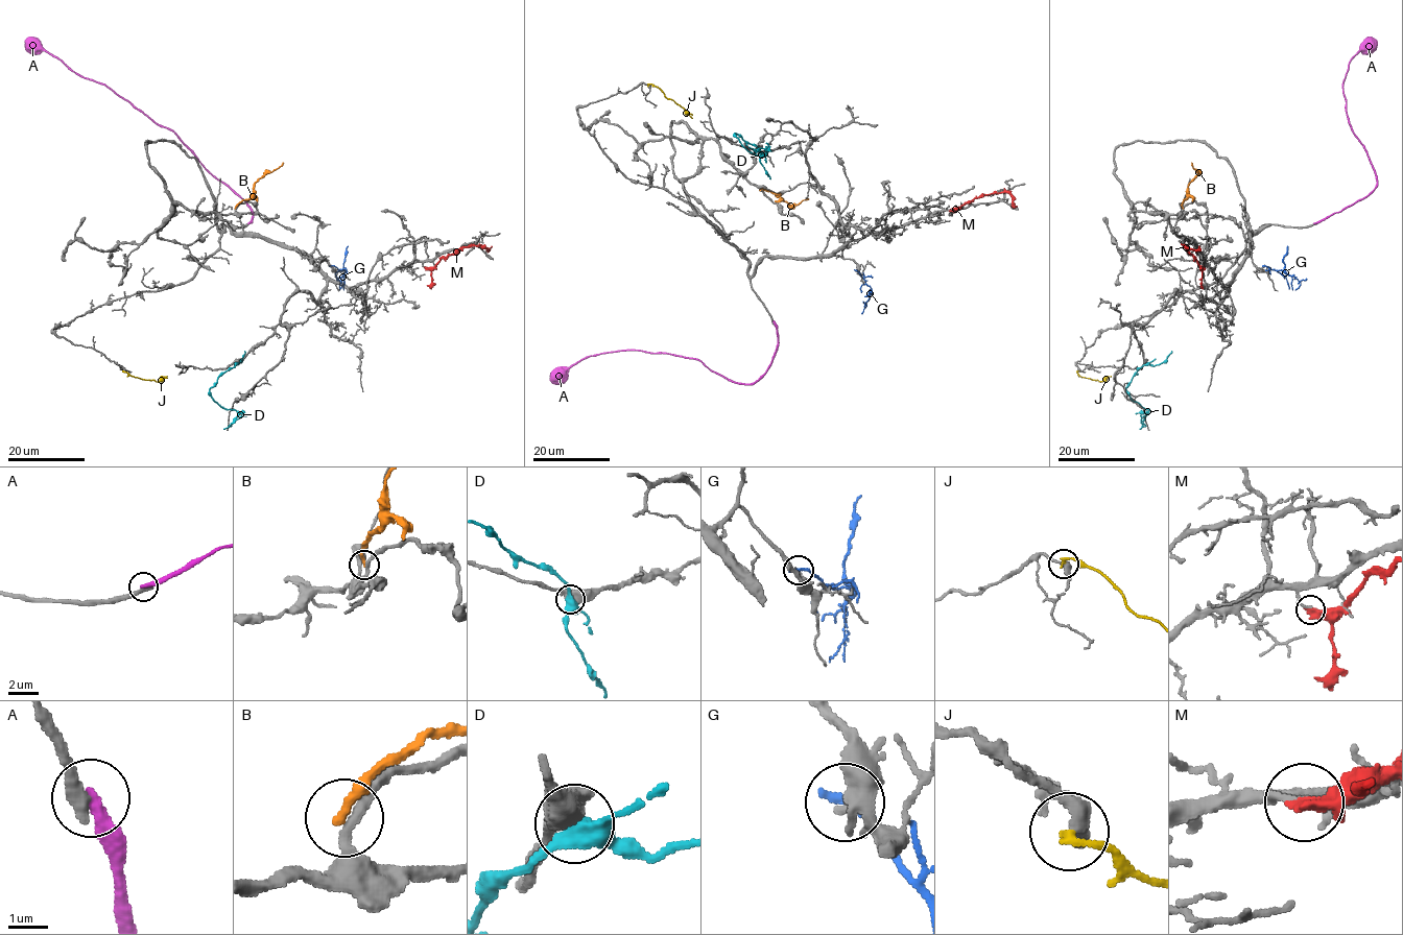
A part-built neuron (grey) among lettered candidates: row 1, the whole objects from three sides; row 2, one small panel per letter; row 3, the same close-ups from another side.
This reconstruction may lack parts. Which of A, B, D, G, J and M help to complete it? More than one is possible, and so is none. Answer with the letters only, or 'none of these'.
none of these

